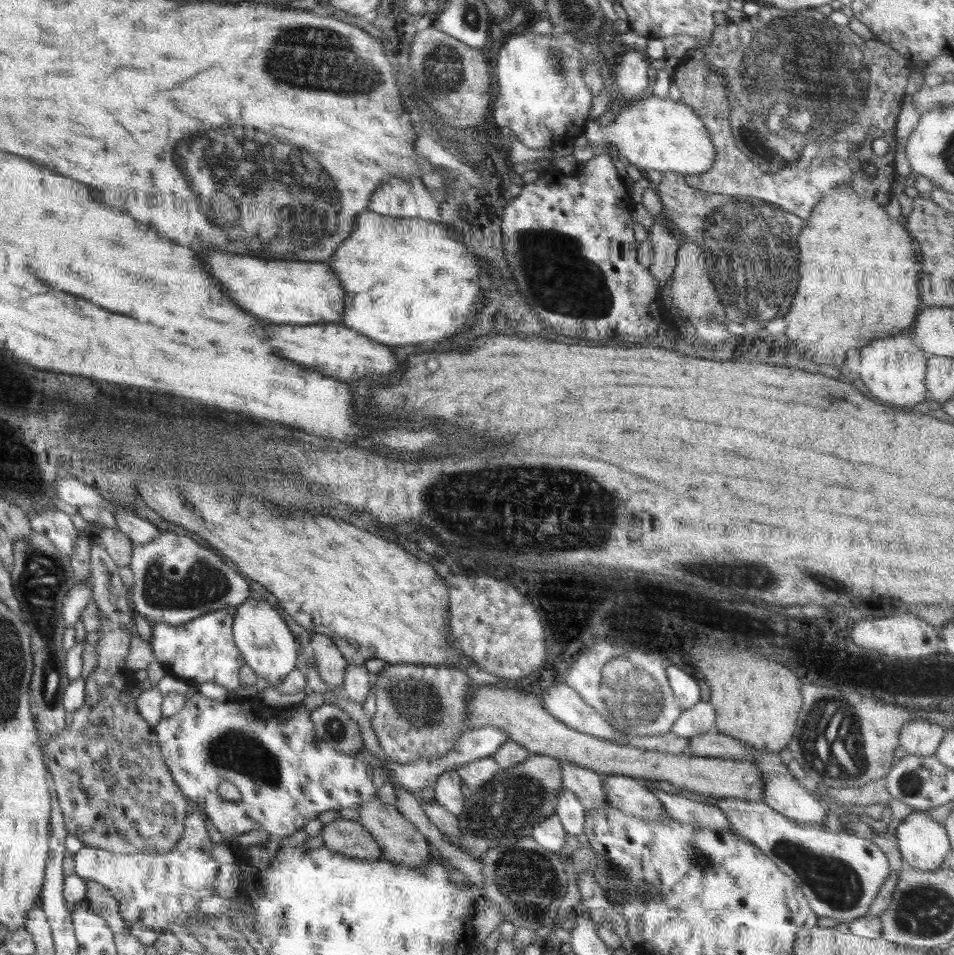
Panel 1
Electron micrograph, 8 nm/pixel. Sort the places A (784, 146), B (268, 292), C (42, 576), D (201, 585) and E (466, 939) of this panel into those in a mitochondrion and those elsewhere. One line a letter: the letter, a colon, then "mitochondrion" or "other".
A: mitochondrion
B: other
C: mitochondrion
D: mitochondrion
E: other

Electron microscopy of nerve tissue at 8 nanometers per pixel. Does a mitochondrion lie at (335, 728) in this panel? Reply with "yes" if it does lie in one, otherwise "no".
yes

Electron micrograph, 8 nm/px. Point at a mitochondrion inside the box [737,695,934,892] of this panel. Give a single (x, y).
(910, 783)

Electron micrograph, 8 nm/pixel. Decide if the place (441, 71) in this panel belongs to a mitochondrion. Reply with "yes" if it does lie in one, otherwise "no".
yes

